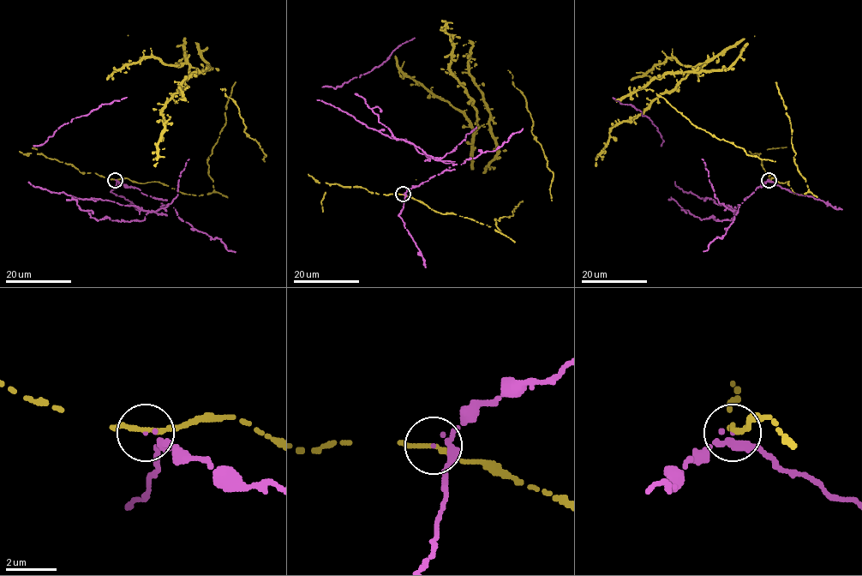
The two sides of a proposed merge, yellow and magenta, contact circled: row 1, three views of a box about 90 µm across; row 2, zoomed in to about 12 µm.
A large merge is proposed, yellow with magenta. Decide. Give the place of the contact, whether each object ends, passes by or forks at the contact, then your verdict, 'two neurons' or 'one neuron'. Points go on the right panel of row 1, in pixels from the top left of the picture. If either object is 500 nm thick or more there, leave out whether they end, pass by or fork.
at (769, 180); yellow passes by; magenta passes by; two neurons

